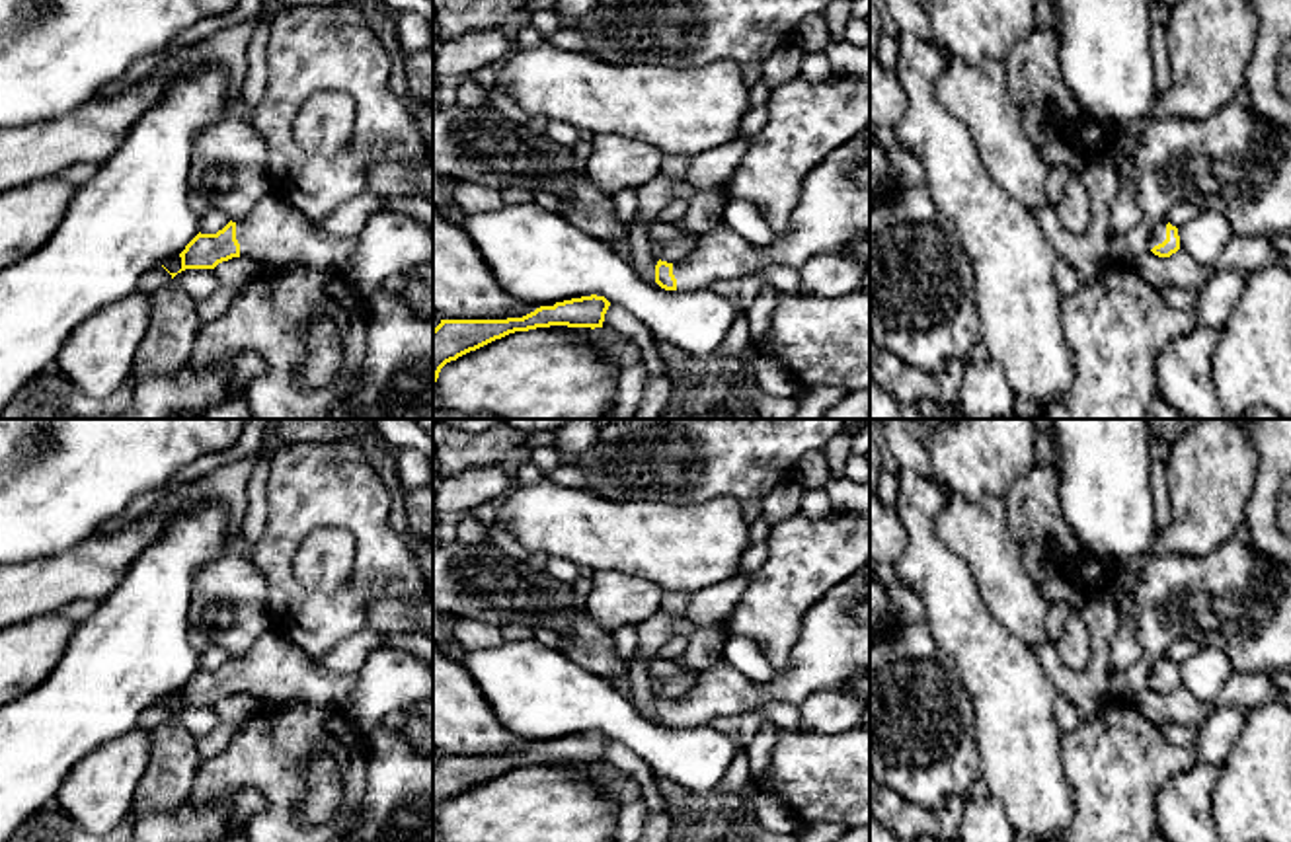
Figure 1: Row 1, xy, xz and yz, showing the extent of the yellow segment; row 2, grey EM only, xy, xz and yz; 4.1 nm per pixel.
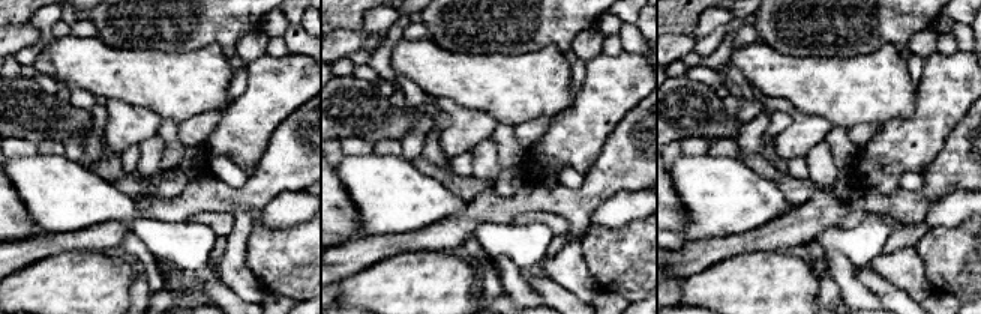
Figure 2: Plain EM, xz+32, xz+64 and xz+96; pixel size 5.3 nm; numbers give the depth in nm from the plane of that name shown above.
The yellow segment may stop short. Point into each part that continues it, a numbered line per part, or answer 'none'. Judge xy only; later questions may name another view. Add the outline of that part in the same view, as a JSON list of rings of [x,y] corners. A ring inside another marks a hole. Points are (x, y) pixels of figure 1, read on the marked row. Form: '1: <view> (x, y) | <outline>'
1: xy (273, 232) | [[[273,193],[261,197],[250,214],[236,222],[236,240],[242,257],[328,273],[339,273],[359,244],[359,236],[341,238],[326,232],[291,201]]]

